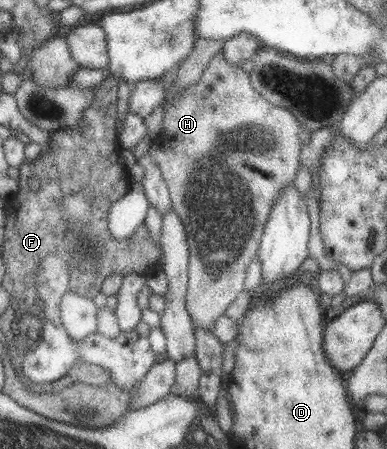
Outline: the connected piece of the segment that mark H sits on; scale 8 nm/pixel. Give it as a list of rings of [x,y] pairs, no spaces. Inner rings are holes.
[[[221,53],[217,54],[207,64],[199,81],[195,82],[193,86],[185,88],[185,90],[173,100],[173,104],[166,104],[165,108],[164,129],[160,136],[152,141],[151,148],[147,153],[152,156],[152,160],[161,164],[160,167],[169,186],[173,200],[173,210],[183,223],[183,226],[185,226],[189,252],[191,252],[188,260],[187,309],[192,317],[193,326],[197,329],[201,328],[203,331],[212,331],[212,328],[216,326],[220,316],[225,315],[225,310],[229,308],[229,305],[244,290],[246,272],[254,256],[258,254],[260,240],[264,233],[264,226],[269,213],[273,209],[273,202],[279,198],[281,188],[285,188],[287,184],[293,183],[300,164],[300,152],[303,148],[299,137],[303,127],[301,127],[301,124],[299,124],[299,121],[297,121],[297,118],[293,116],[291,111],[281,108],[281,106],[271,105],[260,93],[257,93],[251,85],[248,72],[243,71],[239,66],[229,64]]]

